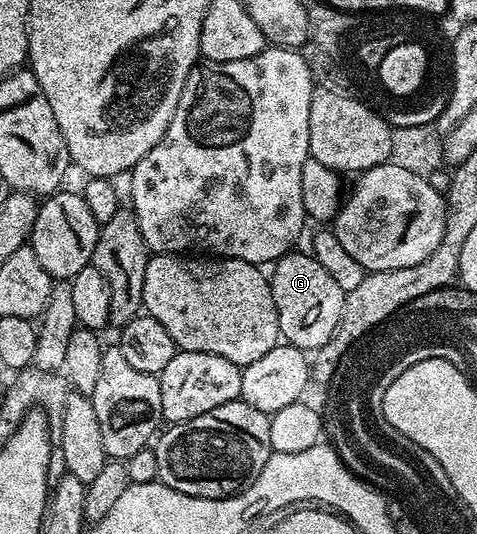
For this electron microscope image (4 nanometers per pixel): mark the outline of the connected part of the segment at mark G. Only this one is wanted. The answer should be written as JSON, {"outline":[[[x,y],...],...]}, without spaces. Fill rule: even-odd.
{"outline":[[[291,251],[273,262],[268,280],[278,316],[281,340],[303,351],[317,351],[332,339],[340,323],[346,292],[309,252]]]}

